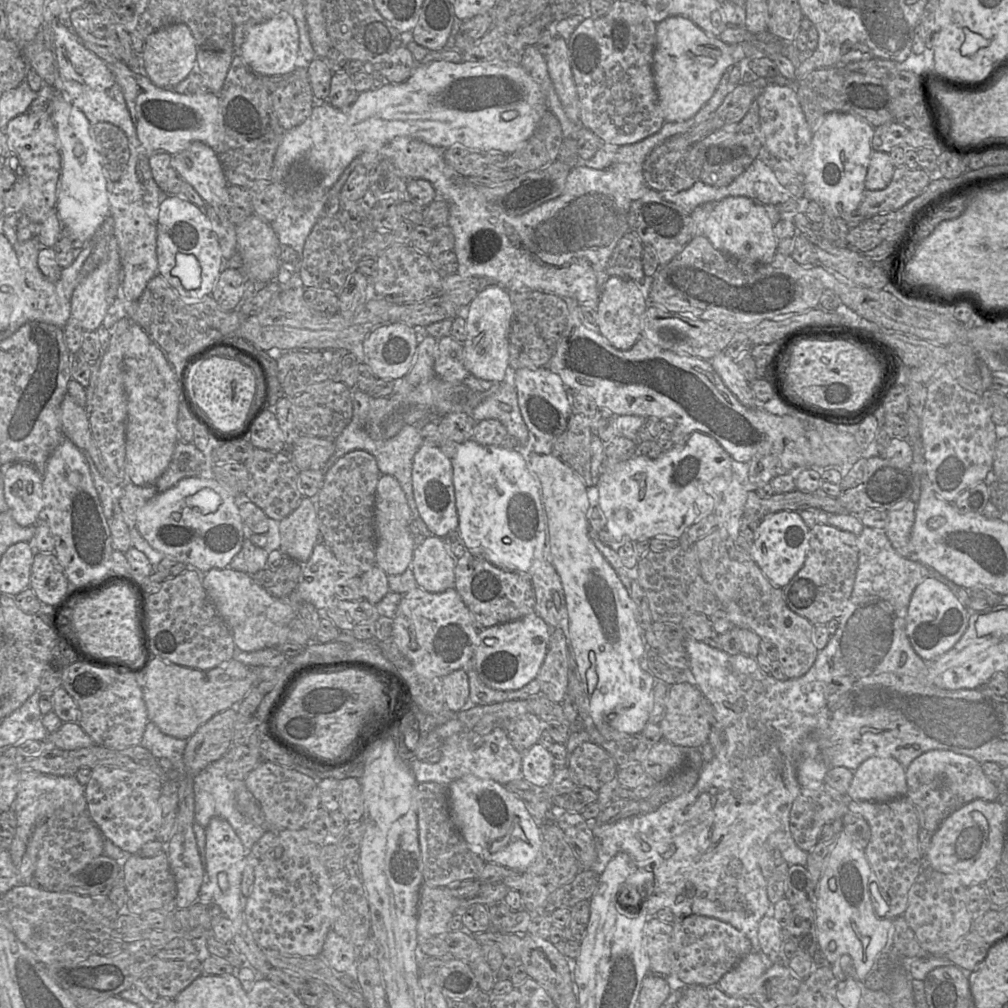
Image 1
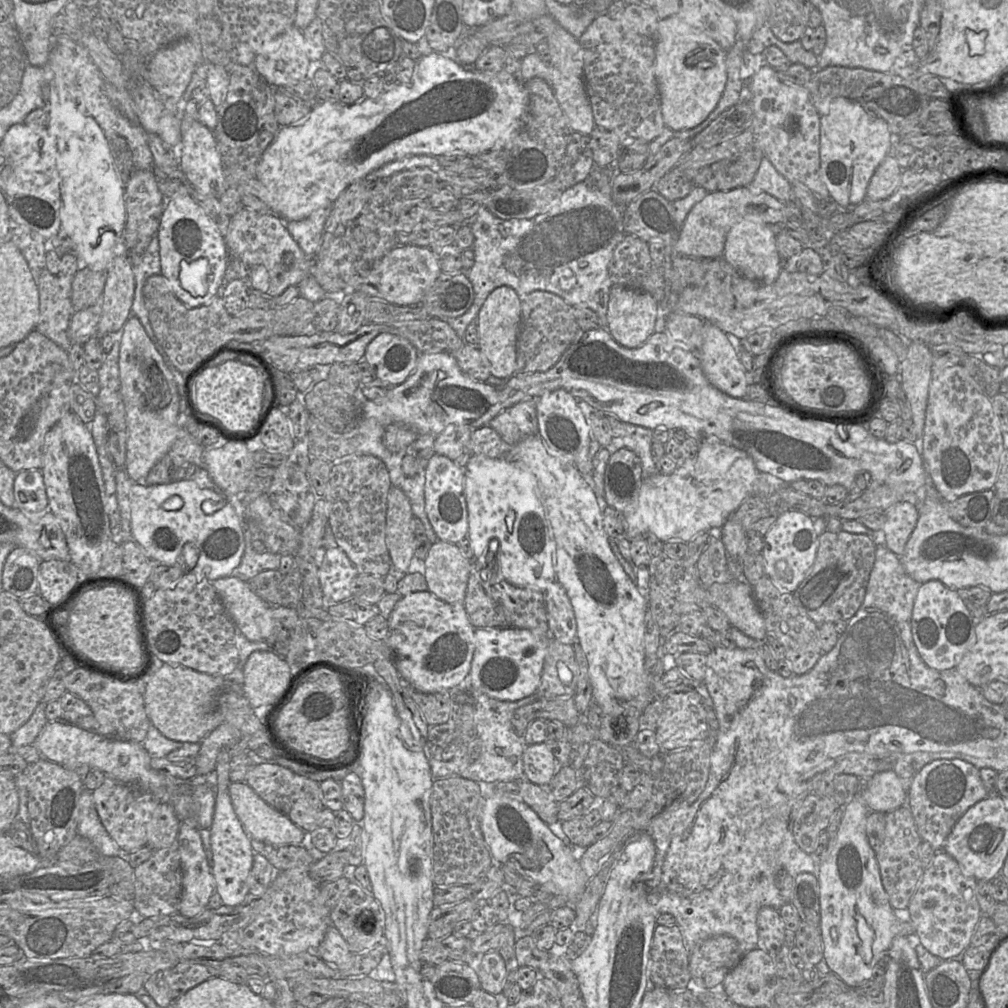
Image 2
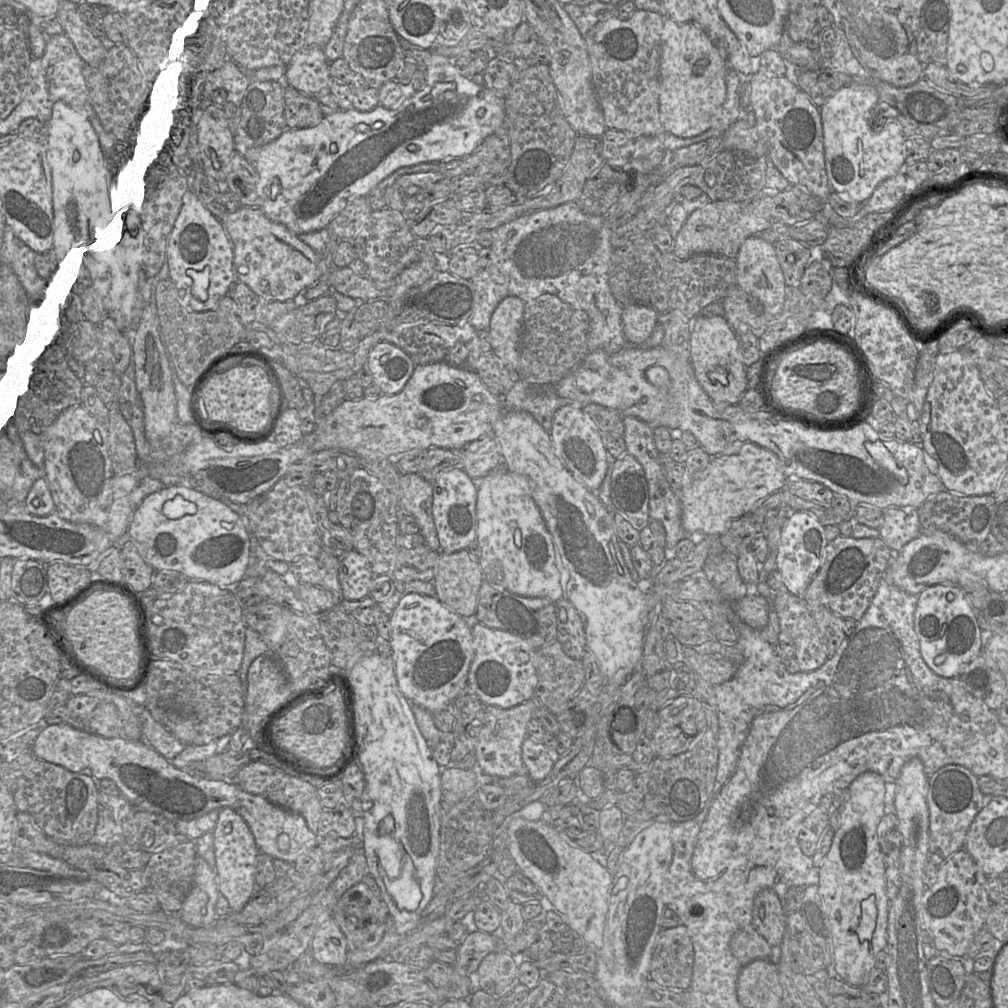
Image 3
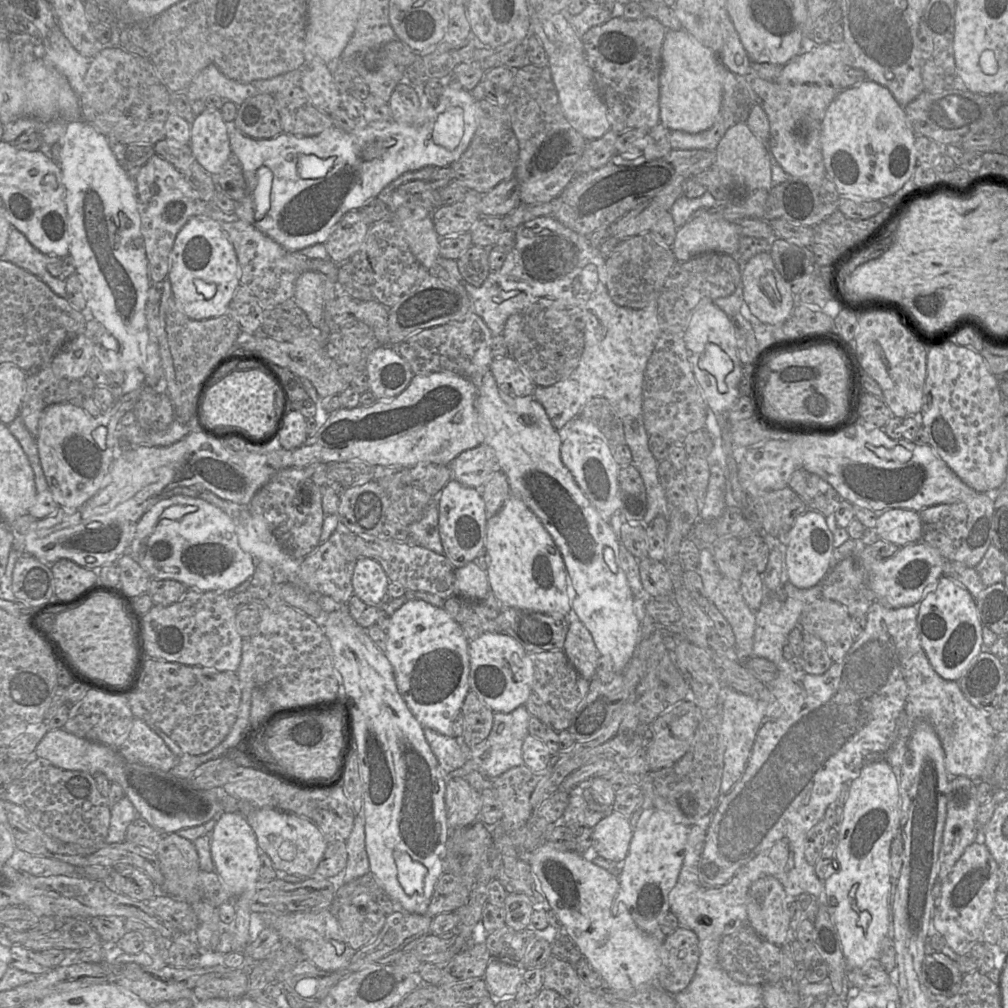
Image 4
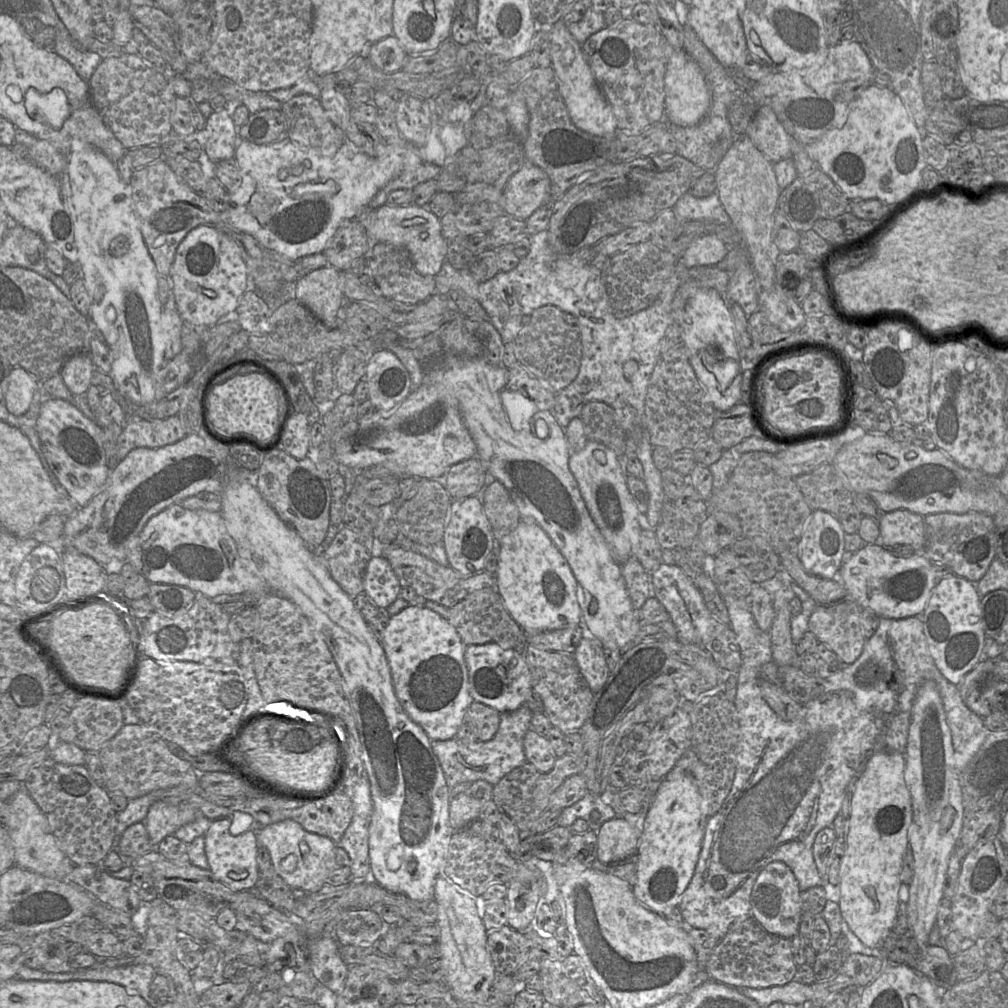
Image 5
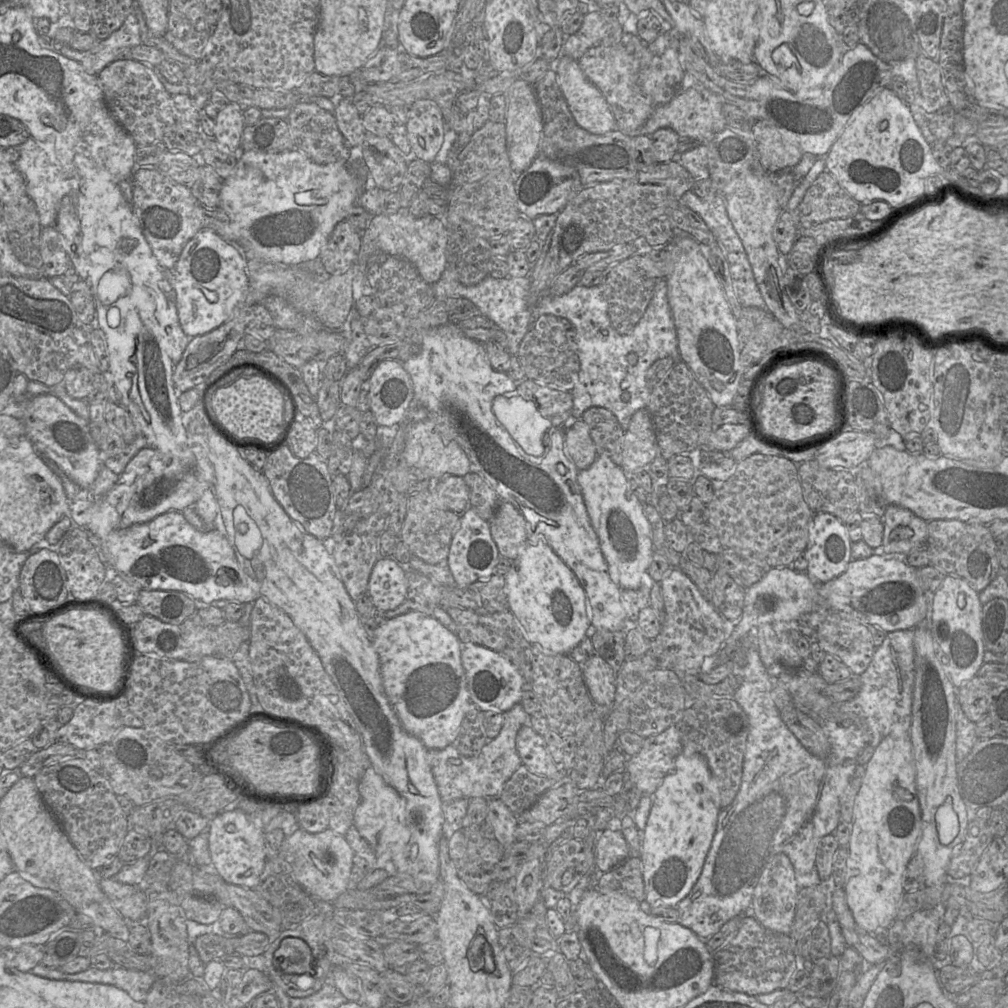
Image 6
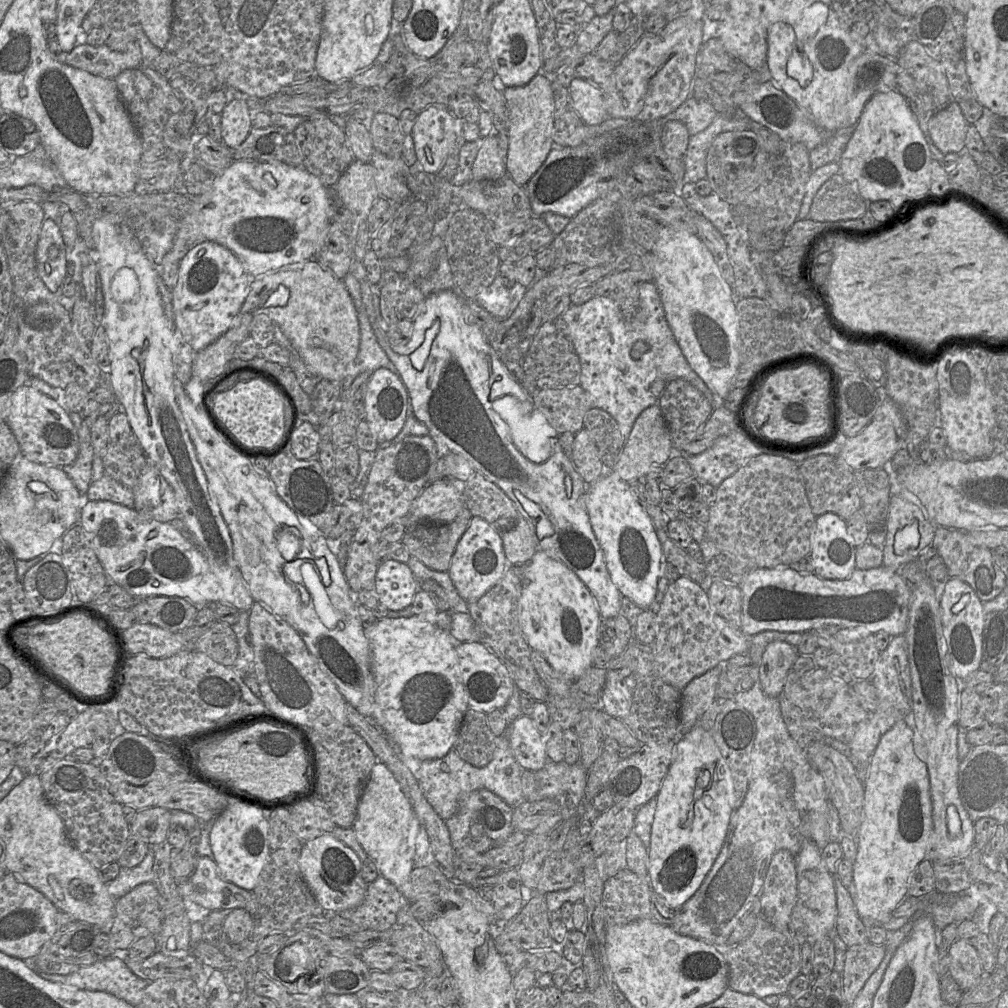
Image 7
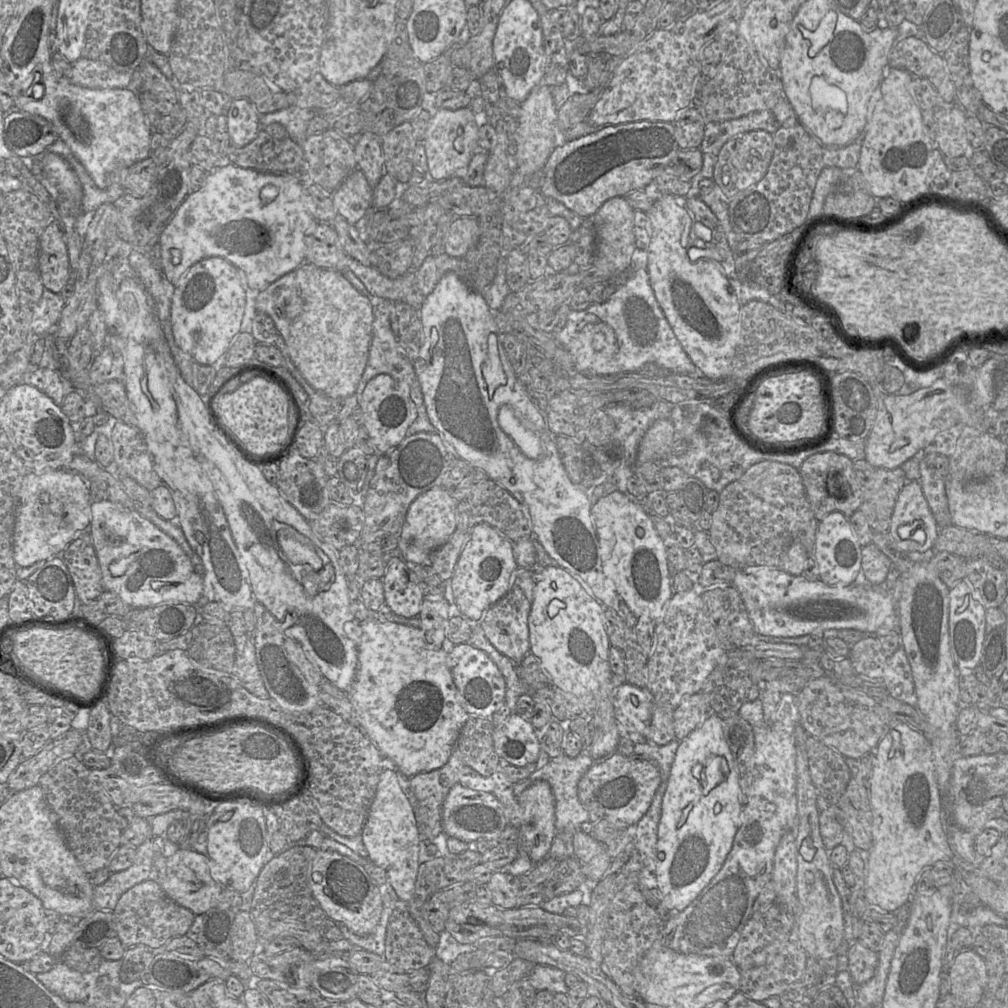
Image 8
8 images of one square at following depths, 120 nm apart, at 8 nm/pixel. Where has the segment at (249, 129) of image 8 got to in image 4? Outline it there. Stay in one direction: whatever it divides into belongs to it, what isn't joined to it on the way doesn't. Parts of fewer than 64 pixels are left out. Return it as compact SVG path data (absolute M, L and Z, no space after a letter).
M206 109L191 123L189 146L195 160L211 176L220 173L232 154L229 129L218 110Z

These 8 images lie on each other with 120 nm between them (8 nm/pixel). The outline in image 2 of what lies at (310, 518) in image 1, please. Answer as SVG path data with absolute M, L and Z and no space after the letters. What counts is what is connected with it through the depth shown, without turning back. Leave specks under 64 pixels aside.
M317 498L309 522L301 529L301 542L295 557L313 559L319 567L327 548L338 547L332 533L329 517L331 504Z

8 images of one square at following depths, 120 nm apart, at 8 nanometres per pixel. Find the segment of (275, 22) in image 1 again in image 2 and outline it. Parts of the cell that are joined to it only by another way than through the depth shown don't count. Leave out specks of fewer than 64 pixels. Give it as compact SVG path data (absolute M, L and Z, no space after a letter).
M296 26L290 27L257 53L253 66L260 76L273 88L295 84L307 78L310 60L305 52L303 32Z

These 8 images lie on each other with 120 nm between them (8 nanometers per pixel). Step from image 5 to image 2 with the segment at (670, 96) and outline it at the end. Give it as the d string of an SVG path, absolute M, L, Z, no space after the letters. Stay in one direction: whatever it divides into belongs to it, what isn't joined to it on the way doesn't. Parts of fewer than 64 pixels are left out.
M677 16L659 19L655 47L654 75L658 86L661 114L665 127L674 130L695 128L717 106L727 81L726 53L710 36Z

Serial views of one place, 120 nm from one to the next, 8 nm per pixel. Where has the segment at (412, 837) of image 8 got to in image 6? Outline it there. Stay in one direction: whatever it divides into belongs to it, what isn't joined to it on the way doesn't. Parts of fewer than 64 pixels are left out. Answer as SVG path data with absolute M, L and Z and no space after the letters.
M368 766L361 776L359 795L360 800L353 815L353 826L374 850L377 856L376 868L385 869L389 876L396 875L392 863L393 854L401 850L410 837L405 820L405 800L372 766Z

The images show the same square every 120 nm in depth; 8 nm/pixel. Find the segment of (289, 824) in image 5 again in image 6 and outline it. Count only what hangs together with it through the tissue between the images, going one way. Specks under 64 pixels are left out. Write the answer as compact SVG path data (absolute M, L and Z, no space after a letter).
M298 828L286 836L280 851L291 867L292 878L311 897L332 903L352 886L350 876L354 852L344 836L328 828L319 833L308 833Z

